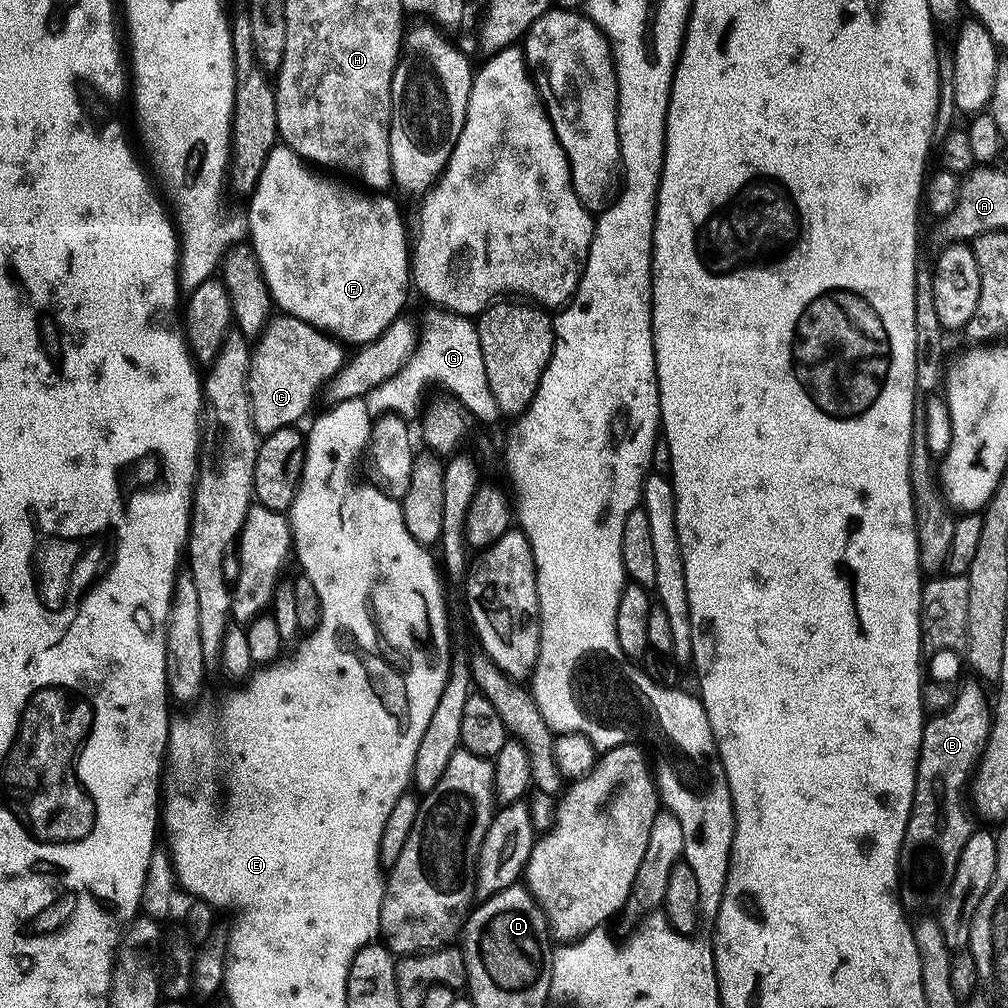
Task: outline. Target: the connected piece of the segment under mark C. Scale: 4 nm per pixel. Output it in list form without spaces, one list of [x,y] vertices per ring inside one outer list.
[[[311,323],[301,324],[304,325],[300,328],[300,340],[296,336],[288,336],[284,328],[272,326],[267,329],[266,336],[276,340],[276,349],[268,360],[268,368],[262,369],[260,376],[253,375],[248,386],[253,411],[252,424],[261,437],[299,425],[299,420],[311,410],[312,399],[320,384],[327,385],[344,369],[346,355],[339,344],[341,341],[331,340],[326,333],[311,328],[316,327]]]

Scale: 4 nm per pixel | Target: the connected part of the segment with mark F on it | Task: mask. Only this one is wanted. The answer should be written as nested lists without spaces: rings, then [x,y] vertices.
[[[278,146],[273,150],[270,154],[270,158],[266,162],[266,166],[262,170],[262,178],[256,184],[255,192],[251,193],[250,201],[252,200],[252,209],[246,213],[246,219],[248,222],[248,231],[250,233],[250,245],[253,251],[256,253],[257,262],[261,266],[261,270],[264,272],[265,282],[268,284],[268,288],[271,292],[271,299],[274,301],[275,307],[281,308],[284,312],[289,312],[292,316],[304,316],[300,318],[311,318],[313,321],[316,320],[340,320],[340,332],[339,335],[341,337],[344,336],[352,336],[352,340],[356,343],[356,346],[363,346],[366,344],[373,344],[376,342],[379,336],[384,335],[384,331],[389,328],[390,326],[394,326],[394,322],[398,319],[401,319],[405,315],[404,306],[408,302],[408,288],[410,292],[410,232],[407,232],[404,229],[404,224],[402,221],[399,220],[400,216],[400,208],[398,205],[395,204],[394,201],[391,200],[391,195],[388,194],[365,194],[359,187],[353,186],[351,183],[348,184],[335,184],[332,180],[327,180],[327,175],[321,174],[319,171],[313,170],[309,165],[305,162],[303,158],[299,154],[294,151],[292,148],[286,148],[283,146]]]

